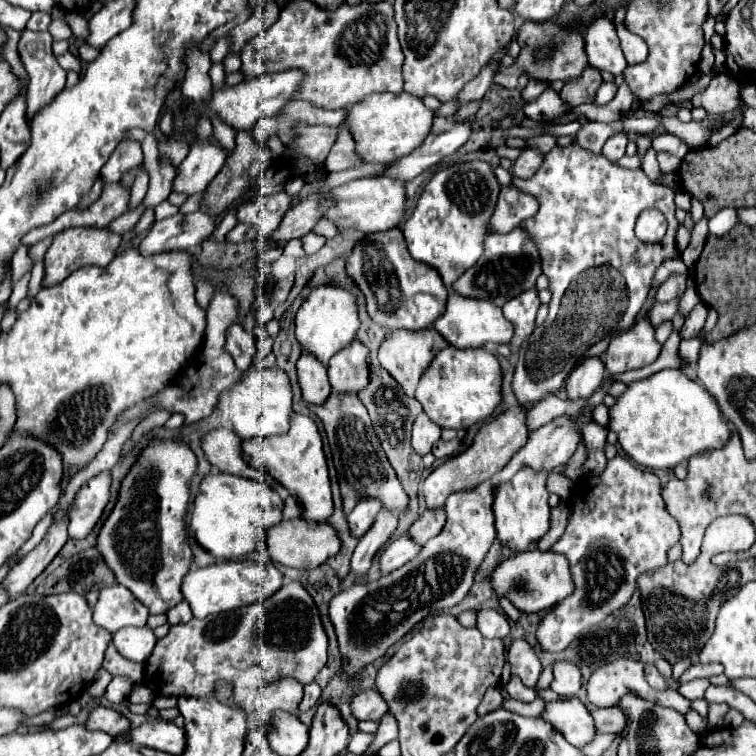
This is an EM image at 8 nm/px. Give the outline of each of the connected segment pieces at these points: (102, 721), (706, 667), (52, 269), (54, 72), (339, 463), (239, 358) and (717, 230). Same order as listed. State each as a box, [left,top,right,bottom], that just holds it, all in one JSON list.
[[86,706,130,738],[680,662,722,682],[42,228,122,286],[18,30,66,118],[310,394,408,512],[224,323,256,372],[708,208,738,236]]

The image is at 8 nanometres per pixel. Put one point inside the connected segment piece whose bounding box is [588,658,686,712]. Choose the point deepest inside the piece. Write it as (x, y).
(608, 684)

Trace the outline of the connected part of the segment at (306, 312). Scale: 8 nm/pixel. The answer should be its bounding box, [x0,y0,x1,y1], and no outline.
[296,284,360,364]

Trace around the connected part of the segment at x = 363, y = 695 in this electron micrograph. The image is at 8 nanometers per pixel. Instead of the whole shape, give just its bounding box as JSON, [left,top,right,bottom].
[350,690,388,720]

